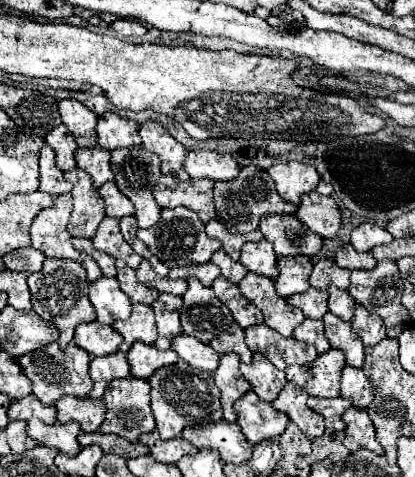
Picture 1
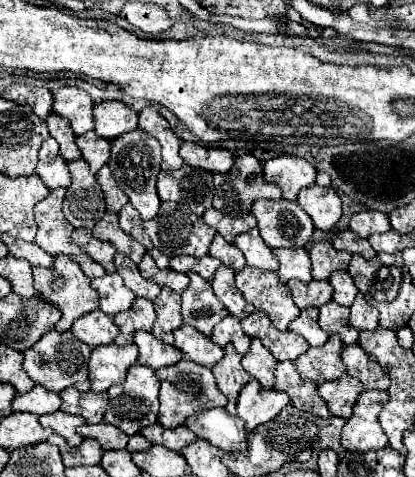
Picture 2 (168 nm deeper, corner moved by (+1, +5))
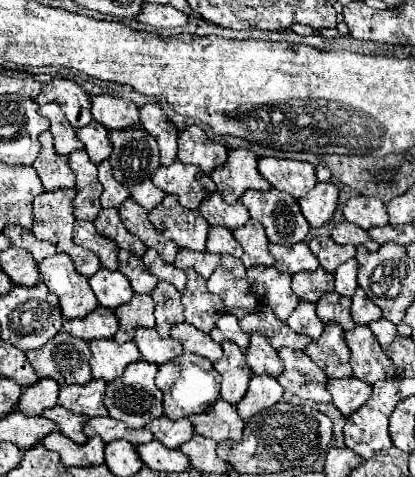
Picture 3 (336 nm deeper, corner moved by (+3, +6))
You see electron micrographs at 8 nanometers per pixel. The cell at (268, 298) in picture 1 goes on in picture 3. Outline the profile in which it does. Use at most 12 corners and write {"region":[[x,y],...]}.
{"region":[[275,266],[247,268],[259,302],[287,320],[299,304],[291,274]]}

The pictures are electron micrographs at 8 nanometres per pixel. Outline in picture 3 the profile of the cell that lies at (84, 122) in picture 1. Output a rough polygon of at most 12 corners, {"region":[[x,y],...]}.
{"region":[[71,80],[45,84],[37,104],[59,104],[73,128],[93,120],[89,94]]}

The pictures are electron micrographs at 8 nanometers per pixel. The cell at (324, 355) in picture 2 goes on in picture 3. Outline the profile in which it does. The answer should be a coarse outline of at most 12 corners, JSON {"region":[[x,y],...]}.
{"region":[[325,324],[305,354],[329,376],[353,376],[339,324]]}

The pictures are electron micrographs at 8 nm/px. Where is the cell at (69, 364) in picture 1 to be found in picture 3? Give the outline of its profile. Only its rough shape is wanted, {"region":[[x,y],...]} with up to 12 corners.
{"region":[[61,330],[27,352],[39,378],[59,386],[91,382],[91,350]]}

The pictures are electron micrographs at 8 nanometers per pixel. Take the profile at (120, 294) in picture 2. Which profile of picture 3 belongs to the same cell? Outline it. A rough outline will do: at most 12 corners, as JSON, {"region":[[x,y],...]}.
{"region":[[101,268],[89,284],[101,306],[117,308],[133,296],[119,270]]}

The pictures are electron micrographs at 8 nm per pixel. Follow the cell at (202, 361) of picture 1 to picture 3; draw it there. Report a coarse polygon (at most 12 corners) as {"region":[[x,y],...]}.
{"region":[[187,322],[171,328],[185,352],[217,362],[223,356],[209,334]]}

